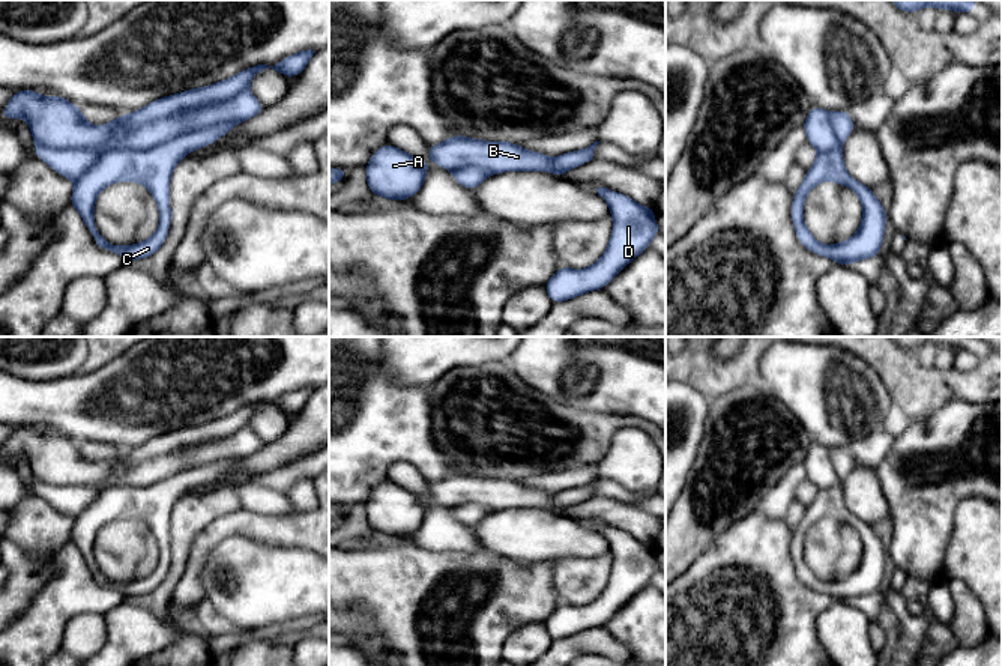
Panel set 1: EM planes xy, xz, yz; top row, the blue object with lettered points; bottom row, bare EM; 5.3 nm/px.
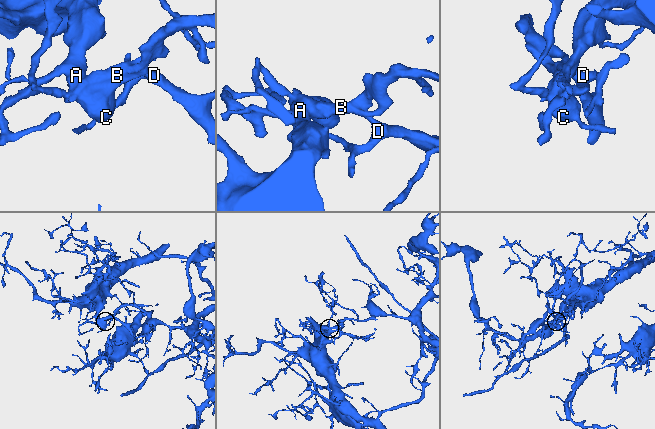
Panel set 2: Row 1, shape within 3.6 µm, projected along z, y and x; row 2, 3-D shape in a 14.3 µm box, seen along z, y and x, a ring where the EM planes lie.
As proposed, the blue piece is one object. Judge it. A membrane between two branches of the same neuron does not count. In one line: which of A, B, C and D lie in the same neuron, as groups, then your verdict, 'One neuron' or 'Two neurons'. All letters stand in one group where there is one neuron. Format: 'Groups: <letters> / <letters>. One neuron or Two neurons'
Groups: A B D / C. Two neurons

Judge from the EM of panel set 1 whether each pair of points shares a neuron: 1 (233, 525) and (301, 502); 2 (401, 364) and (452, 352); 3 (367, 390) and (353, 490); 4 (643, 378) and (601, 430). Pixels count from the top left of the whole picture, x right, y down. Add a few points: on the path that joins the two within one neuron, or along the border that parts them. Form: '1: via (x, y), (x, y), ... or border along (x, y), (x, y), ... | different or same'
1: border along (313, 508), (296, 511) | different
2: via (413, 352), (440, 352) | same
3: via (353, 415), (353, 465) | same
4: border along (579, 409), (603, 414), (633, 414), (648, 421) | different

